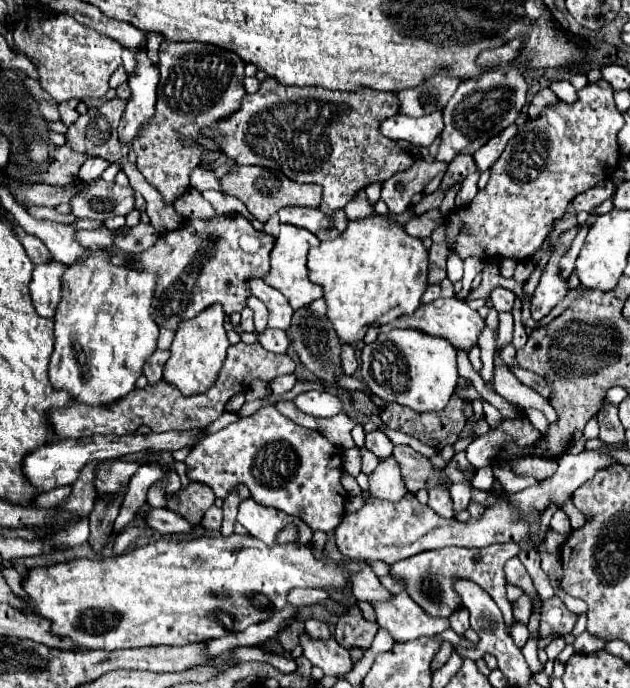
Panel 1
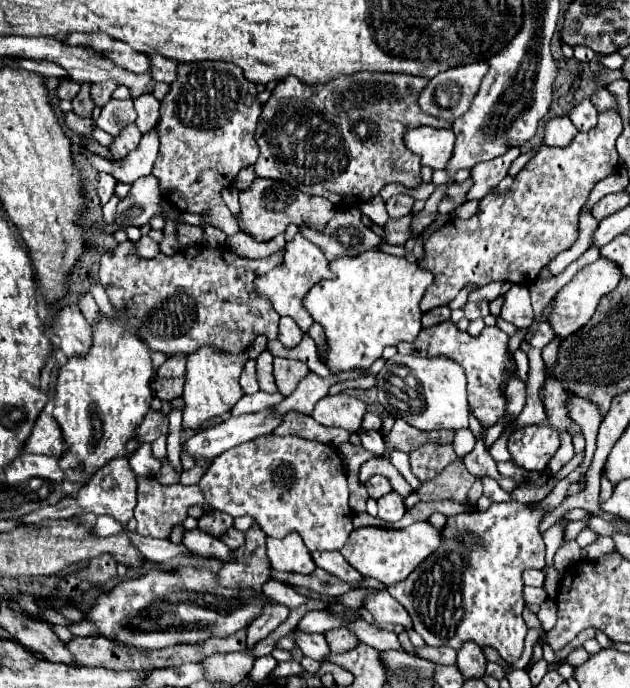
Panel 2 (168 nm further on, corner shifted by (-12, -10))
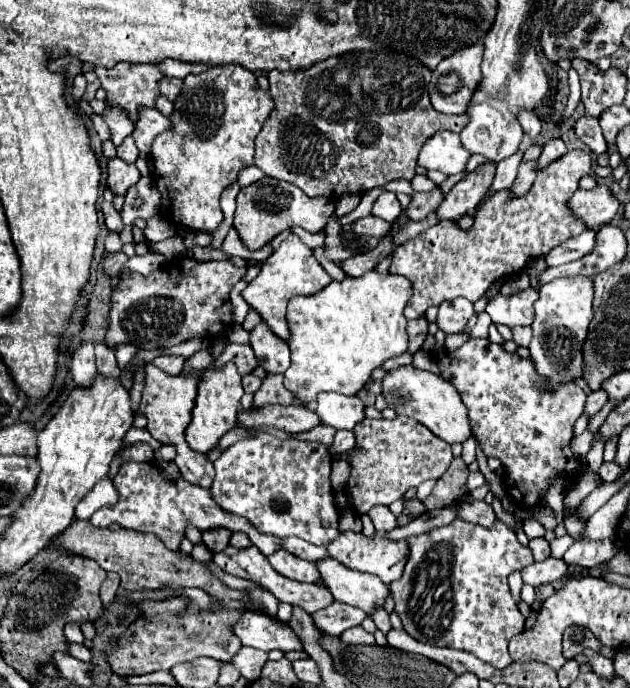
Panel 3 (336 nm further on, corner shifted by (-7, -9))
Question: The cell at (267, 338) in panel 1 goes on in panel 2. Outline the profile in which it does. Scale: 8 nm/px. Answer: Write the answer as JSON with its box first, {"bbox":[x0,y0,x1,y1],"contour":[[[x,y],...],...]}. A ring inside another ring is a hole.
{"bbox":[274,357,308,397],"contour":[[[282,357],[274,359],[274,379],[276,379],[276,387],[280,395],[288,397],[306,375],[308,375],[306,363],[282,359]]]}

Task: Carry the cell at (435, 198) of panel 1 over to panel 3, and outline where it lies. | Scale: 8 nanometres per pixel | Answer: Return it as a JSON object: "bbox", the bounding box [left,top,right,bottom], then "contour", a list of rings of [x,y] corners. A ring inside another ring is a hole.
{"bbox":[351,216,391,238],"contour":[[[367,216],[367,218],[359,218],[353,226],[351,226],[353,232],[357,234],[367,234],[367,236],[375,236],[375,238],[381,238],[385,236],[385,232],[391,230],[391,224],[381,220],[381,218],[375,218],[375,216]]]}

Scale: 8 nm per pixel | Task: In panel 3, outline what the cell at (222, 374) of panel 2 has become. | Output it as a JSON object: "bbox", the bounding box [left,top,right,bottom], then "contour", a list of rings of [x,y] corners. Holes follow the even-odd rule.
{"bbox":[185,362,243,452],"contour":[[[227,362],[223,368],[215,368],[209,366],[201,372],[199,376],[199,386],[197,386],[197,398],[195,398],[195,408],[193,408],[193,418],[185,430],[185,438],[189,442],[189,446],[197,452],[209,452],[211,448],[217,446],[219,438],[229,432],[235,426],[235,416],[241,408],[239,400],[243,396],[243,388],[241,388],[241,376],[237,374],[235,366],[231,362]]]}

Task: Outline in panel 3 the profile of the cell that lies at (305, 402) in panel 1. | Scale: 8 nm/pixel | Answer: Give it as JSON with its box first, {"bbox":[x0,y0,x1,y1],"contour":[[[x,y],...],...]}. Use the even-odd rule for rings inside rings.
{"bbox":[315,392,363,430],"contour":[[[323,392],[315,400],[315,414],[321,424],[335,430],[351,430],[363,416],[363,402],[357,396],[345,396],[337,392]]]}

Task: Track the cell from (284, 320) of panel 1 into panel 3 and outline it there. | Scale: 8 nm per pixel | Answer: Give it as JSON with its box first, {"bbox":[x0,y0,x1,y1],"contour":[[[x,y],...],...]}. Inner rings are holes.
{"bbox":[251,322,289,374],"contour":[[[261,322],[251,332],[251,346],[255,350],[259,366],[263,366],[267,372],[279,374],[285,372],[289,366],[289,350],[287,340],[275,336],[275,332]]]}

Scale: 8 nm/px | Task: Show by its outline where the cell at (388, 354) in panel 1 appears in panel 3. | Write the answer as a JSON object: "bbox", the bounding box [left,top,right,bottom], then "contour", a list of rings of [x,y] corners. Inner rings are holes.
{"bbox":[383,364,471,444],"contour":[[[411,364],[401,366],[397,370],[389,370],[383,378],[383,396],[387,406],[393,408],[397,414],[407,414],[409,418],[415,418],[447,444],[465,442],[471,436],[467,408],[459,398],[459,392],[439,374],[419,370]]]}

